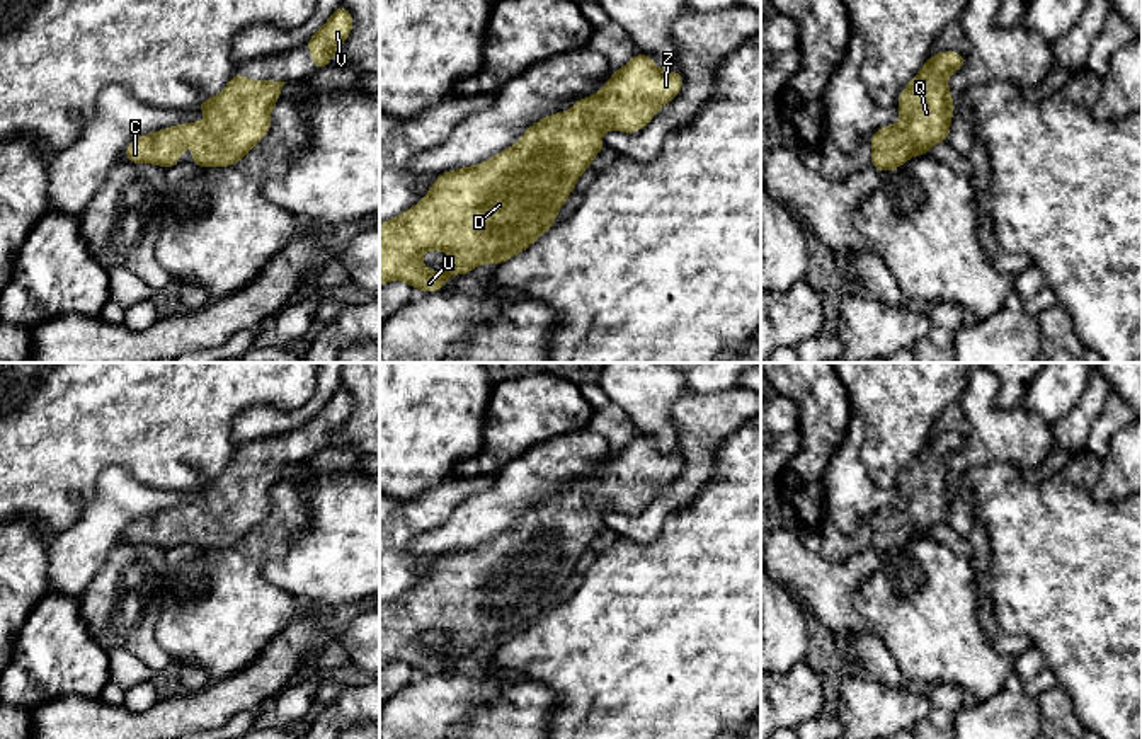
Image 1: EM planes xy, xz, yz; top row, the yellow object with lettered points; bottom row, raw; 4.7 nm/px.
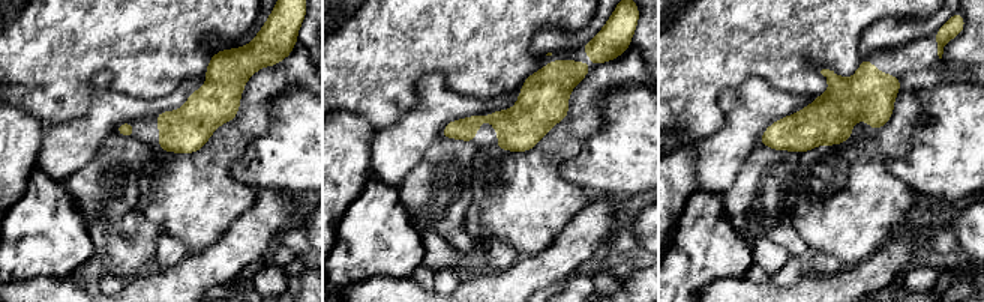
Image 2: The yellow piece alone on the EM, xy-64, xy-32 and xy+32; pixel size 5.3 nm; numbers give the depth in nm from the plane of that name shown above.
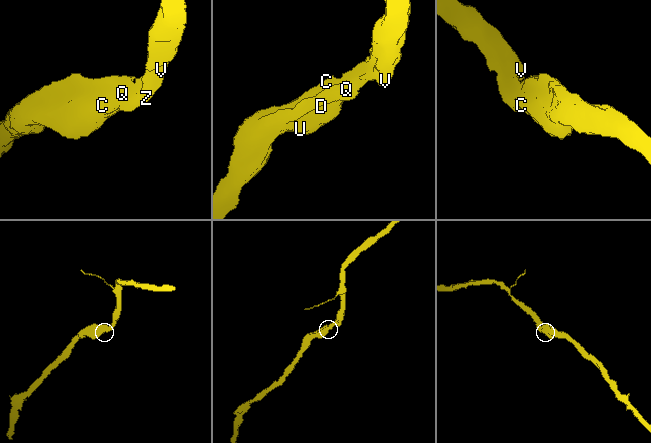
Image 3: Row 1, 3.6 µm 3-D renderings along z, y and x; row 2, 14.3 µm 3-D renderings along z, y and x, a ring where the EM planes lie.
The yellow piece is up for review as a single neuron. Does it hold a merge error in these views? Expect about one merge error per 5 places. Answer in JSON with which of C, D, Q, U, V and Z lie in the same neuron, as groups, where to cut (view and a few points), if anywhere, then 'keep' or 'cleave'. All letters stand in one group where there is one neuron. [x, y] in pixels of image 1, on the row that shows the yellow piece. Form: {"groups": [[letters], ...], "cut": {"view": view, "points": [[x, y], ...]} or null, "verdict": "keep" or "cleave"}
{"groups": [["C", "D", "Q", "U", "V", "Z"]], "cut": null, "verdict": "keep"}

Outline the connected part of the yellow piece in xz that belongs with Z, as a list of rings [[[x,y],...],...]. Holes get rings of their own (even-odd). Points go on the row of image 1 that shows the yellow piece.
[[[637,53],[621,70],[611,73],[609,82],[596,95],[575,100],[568,114],[550,114],[531,124],[519,143],[483,163],[437,175],[432,189],[414,208],[380,225],[380,286],[402,279],[425,293],[441,291],[449,276],[465,276],[483,262],[499,266],[526,250],[553,226],[555,215],[574,192],[579,175],[591,167],[592,158],[602,150],[601,131],[635,133],[643,129],[681,89],[682,75],[679,70],[665,73],[657,68],[650,56]],[[425,250],[448,252],[453,257],[453,266],[446,272],[427,269],[419,261]]]

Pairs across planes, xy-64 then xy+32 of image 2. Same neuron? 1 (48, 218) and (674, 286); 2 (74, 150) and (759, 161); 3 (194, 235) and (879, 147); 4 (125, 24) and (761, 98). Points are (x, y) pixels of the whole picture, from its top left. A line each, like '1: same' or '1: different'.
1: same
2: different
3: same
4: different

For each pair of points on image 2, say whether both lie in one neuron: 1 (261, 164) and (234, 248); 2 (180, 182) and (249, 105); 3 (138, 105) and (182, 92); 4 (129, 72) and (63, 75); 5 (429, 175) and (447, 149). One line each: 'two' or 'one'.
1: two
2: one
3: one
4: one
5: one

